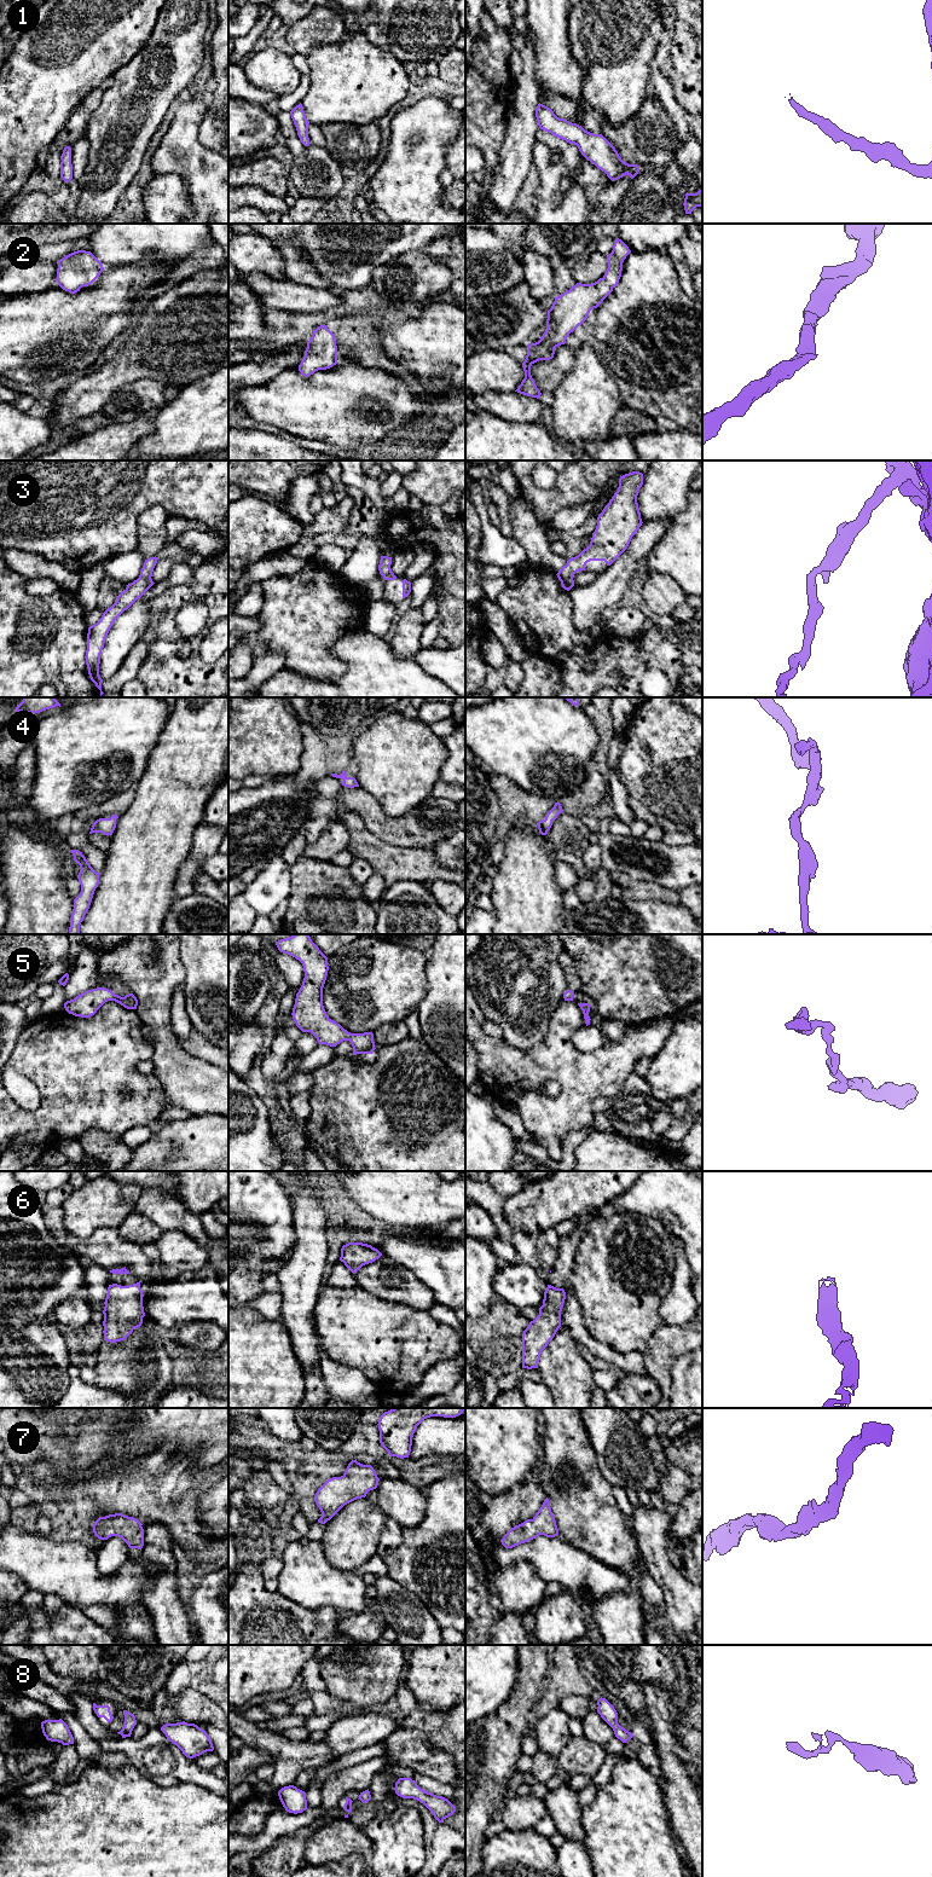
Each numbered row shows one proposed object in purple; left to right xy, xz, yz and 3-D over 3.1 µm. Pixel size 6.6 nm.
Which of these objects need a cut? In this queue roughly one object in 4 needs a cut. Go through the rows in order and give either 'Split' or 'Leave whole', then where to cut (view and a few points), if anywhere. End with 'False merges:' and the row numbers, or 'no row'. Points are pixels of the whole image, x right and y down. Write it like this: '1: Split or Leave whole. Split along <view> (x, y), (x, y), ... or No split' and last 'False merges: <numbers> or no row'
1: Leave whole. No split
2: Leave whole. No split
3: Leave whole. No split
4: Leave whole. No split
5: Leave whole. No split
6: Leave whole. No split
7: Leave whole. No split
8: Leave whole. No split
False merges: no row

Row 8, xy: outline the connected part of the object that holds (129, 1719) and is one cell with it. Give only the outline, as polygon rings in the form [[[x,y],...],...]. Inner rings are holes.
[[[123,1710],[123,1715],[125,1715],[123,1727],[117,1733],[121,1734],[122,1738],[126,1738],[126,1737],[131,1737],[132,1731],[134,1726],[137,1725],[137,1720],[135,1720],[135,1716],[127,1710]]]

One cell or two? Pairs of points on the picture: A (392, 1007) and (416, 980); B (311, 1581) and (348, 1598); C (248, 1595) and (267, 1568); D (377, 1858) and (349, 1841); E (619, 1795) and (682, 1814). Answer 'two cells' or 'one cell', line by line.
A: one cell
B: one cell
C: two cells
D: two cells
E: two cells

